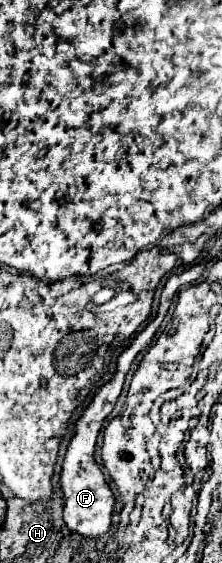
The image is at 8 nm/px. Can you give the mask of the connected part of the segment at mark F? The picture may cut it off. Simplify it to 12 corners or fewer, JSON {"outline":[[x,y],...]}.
{"outline":[[170,301],[117,358],[75,422],[63,468],[63,520],[87,538],[109,530],[113,492],[95,442],[135,356],[149,346]]}

